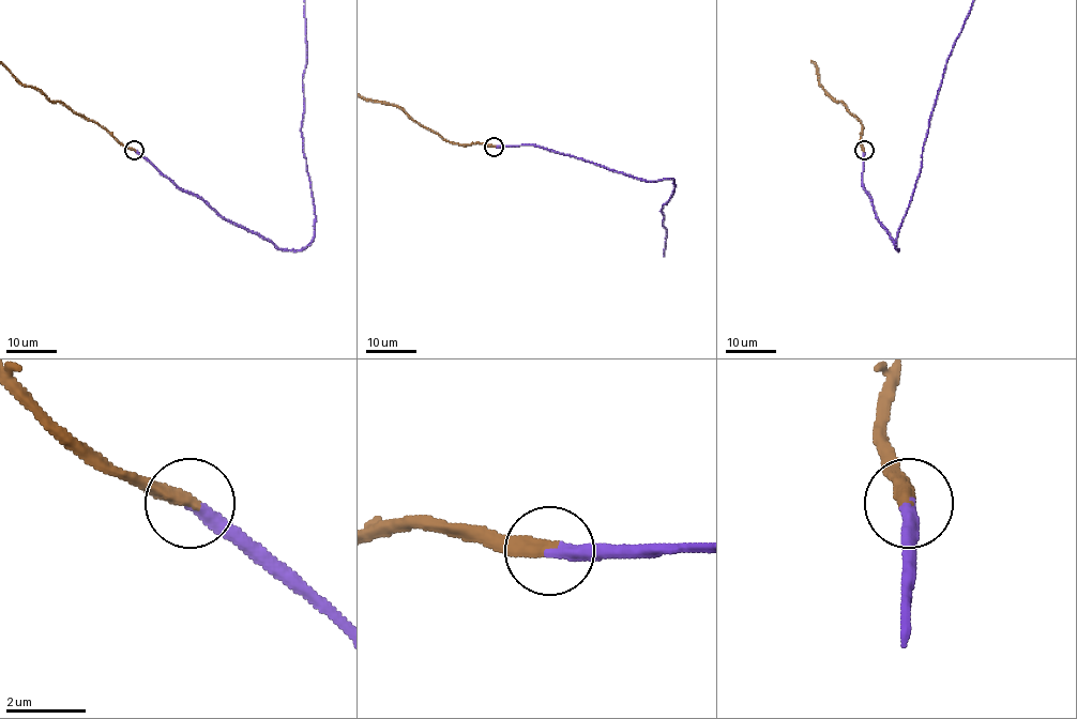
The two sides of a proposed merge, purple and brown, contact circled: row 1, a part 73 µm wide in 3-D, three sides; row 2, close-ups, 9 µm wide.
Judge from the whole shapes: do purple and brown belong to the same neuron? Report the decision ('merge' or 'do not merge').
merge

